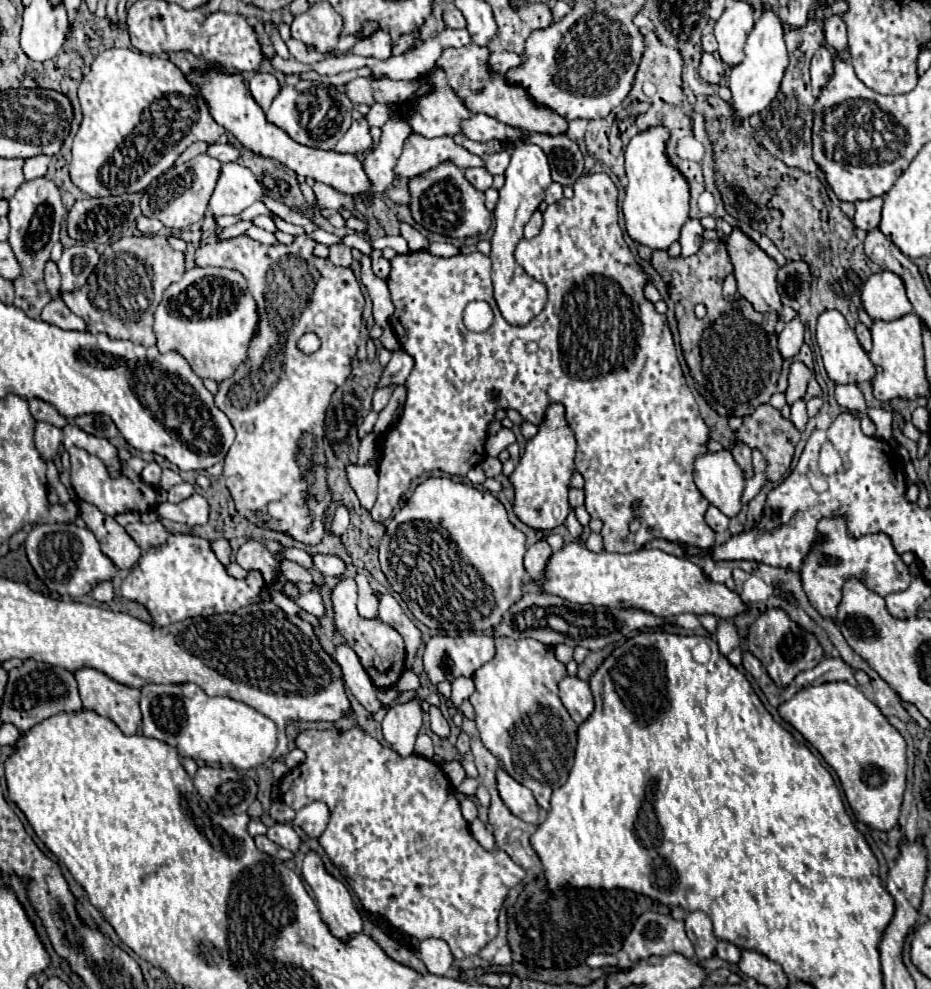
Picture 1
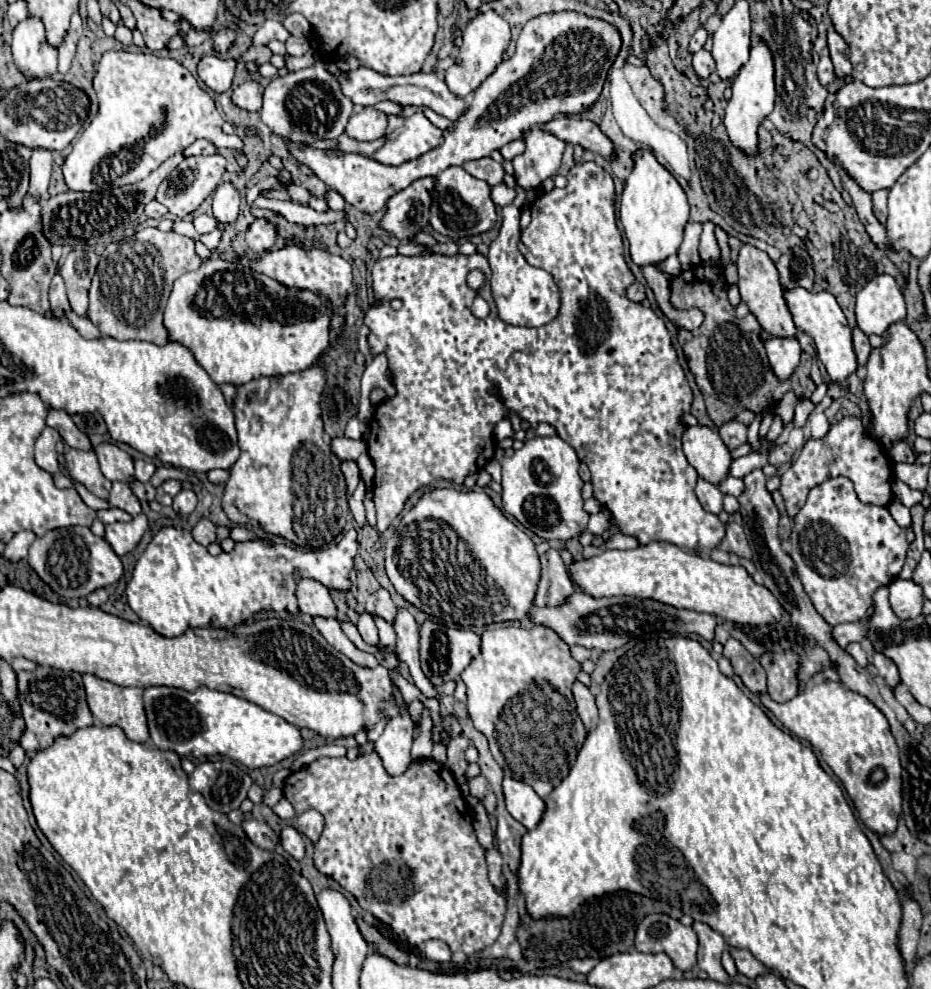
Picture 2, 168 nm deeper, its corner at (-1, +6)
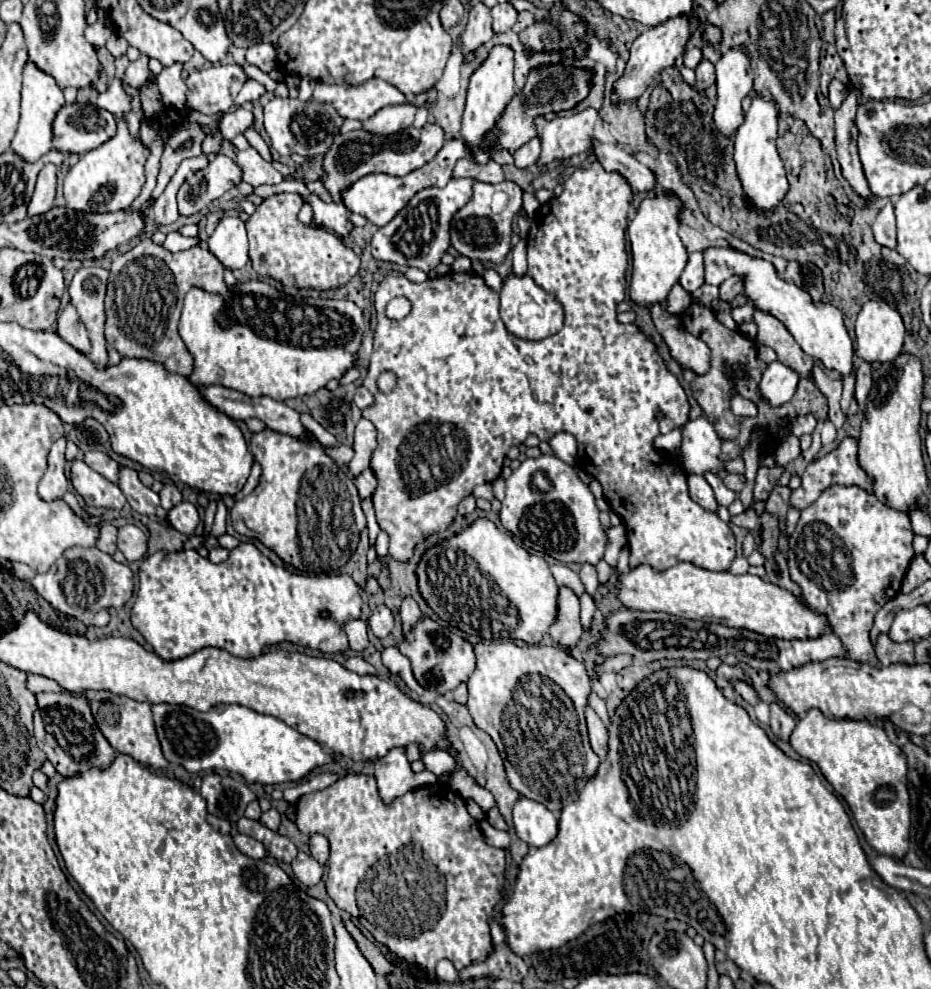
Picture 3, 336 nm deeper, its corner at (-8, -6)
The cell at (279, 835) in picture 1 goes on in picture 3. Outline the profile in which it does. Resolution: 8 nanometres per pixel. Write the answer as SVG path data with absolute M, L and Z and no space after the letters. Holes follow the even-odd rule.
M300 851L298 857L292 861L292 869L294 869L294 875L300 879L300 883L304 883L306 887L314 887L316 883L320 883L324 875L322 865L304 851Z

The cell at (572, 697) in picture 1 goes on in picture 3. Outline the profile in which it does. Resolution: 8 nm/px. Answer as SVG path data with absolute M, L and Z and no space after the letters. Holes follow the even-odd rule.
M586 707L586 721L588 721L592 751L604 761L604 757L608 753L608 731L592 707Z

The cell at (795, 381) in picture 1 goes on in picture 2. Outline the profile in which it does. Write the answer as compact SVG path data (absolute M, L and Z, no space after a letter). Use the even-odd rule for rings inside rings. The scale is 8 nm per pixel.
M793 391L785 393L785 395L783 395L783 399L777 403L777 407L775 407L775 413L777 413L777 415L781 415L785 423L789 423L789 421L793 419L793 411L795 411L795 405L797 405L797 401L799 401L799 399L795 397L795 393L793 393Z

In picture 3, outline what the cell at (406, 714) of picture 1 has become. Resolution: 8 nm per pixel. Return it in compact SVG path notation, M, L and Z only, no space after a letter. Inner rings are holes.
M392 749L386 757L378 759L374 763L374 777L376 777L378 793L380 793L380 799L384 801L384 805L390 805L396 797L400 797L412 789L436 783L436 775L432 775L428 771L414 773L410 769L404 749Z

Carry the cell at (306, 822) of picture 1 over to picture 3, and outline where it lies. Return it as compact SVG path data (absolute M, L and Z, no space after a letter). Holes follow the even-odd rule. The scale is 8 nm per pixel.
M312 835L310 837L310 853L318 863L328 861L328 839L324 835Z

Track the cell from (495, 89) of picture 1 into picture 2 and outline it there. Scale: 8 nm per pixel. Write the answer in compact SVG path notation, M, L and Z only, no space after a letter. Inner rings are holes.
M557 117L541 125L541 131L559 137L565 143L581 145L587 151L593 151L605 159L613 157L611 141L601 133L601 129L589 119L573 119L573 117Z

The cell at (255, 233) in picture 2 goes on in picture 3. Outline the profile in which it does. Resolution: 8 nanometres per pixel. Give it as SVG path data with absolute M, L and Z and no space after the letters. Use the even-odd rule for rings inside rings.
M278 193L278 195L262 199L262 203L256 207L256 211L246 221L252 267L260 277L270 277L270 279L282 283L284 287L316 289L316 291L338 289L338 287L346 285L358 273L360 257L337 235L298 221L296 215L298 215L302 205L304 205L304 201L298 193Z

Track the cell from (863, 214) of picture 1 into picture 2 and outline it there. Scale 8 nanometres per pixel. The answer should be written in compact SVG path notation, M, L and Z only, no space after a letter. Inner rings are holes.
M879 189L879 191L871 193L871 197L873 197L873 213L875 213L875 217L881 223L885 223L885 219L887 219L887 191Z

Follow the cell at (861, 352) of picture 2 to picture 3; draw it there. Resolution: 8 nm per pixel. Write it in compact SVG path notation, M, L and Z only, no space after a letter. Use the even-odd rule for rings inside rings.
M862 363L860 369L856 371L856 389L854 389L854 399L858 401L860 407L866 403L870 387L872 387L872 369L870 363Z

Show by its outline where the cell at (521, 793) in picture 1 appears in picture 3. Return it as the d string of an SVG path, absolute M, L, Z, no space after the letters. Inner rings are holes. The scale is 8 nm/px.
M522 797L514 805L514 829L530 847L544 847L556 837L558 819L542 803Z

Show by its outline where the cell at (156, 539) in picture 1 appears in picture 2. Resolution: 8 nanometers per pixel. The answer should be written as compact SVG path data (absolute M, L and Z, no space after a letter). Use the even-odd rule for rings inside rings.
M107 509L107 511L97 511L97 517L107 525L107 523L115 523L115 521L129 521L131 515L123 509Z

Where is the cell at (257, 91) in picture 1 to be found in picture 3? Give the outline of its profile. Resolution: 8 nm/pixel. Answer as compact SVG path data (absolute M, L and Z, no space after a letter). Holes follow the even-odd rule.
M242 107L234 109L234 111L228 111L224 117L220 117L220 123L218 123L218 129L222 133L224 139L234 139L236 135L244 133L250 125L252 125L252 119L254 115Z

